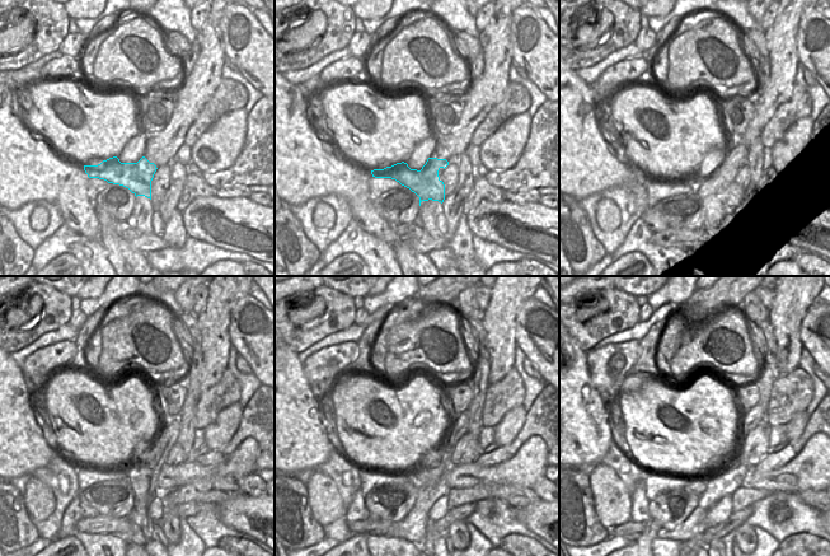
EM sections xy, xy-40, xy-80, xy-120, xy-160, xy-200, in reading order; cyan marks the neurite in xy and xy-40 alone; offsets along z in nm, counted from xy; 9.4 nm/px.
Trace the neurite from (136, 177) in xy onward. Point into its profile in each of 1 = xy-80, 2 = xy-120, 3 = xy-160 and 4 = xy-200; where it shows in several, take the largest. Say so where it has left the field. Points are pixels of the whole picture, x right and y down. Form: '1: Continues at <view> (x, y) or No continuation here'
1: Continues at xy-80 (716, 196)
2: Continues at xy-120 (148, 481)
3: Continues at xy-160 (529, 465)
4: Continues at xy-200 (815, 468).

